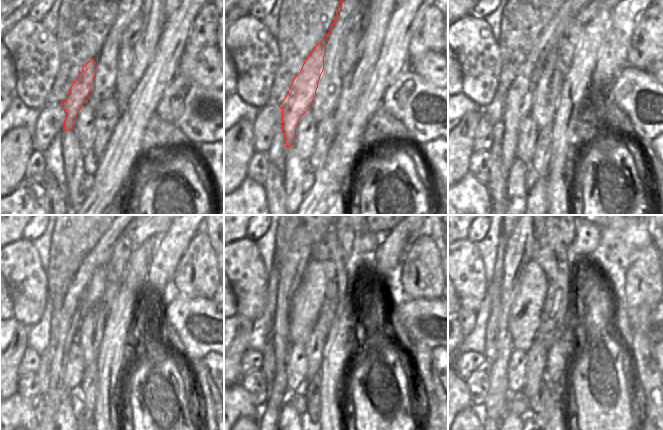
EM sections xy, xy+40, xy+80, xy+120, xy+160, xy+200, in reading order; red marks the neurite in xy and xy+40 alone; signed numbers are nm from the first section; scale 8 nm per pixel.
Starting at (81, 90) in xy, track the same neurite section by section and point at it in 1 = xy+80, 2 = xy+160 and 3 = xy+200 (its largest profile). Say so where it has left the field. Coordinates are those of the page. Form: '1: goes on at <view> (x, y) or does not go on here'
1: goes on at xy+80 (518, 104)
2: goes on at xy+160 (268, 413)
3: goes on at xy+200 (484, 418)

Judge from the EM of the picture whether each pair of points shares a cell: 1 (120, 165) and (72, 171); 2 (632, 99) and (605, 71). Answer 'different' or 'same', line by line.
1: different
2: different

